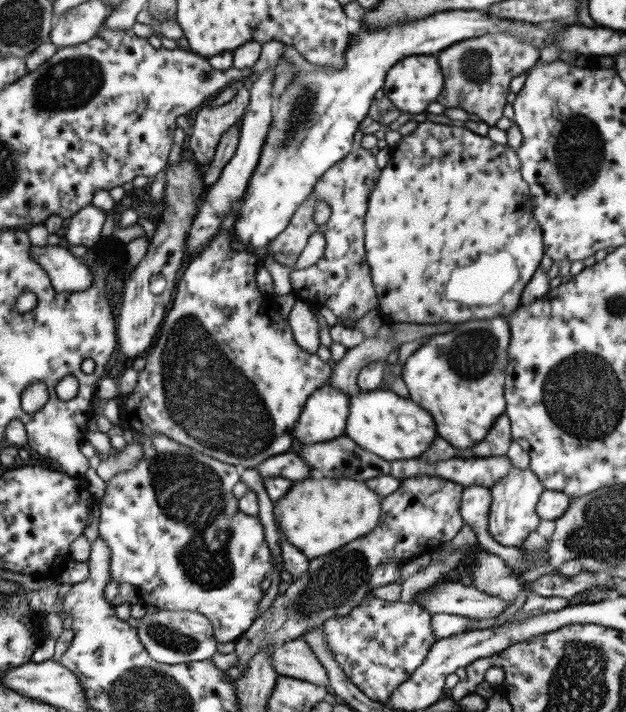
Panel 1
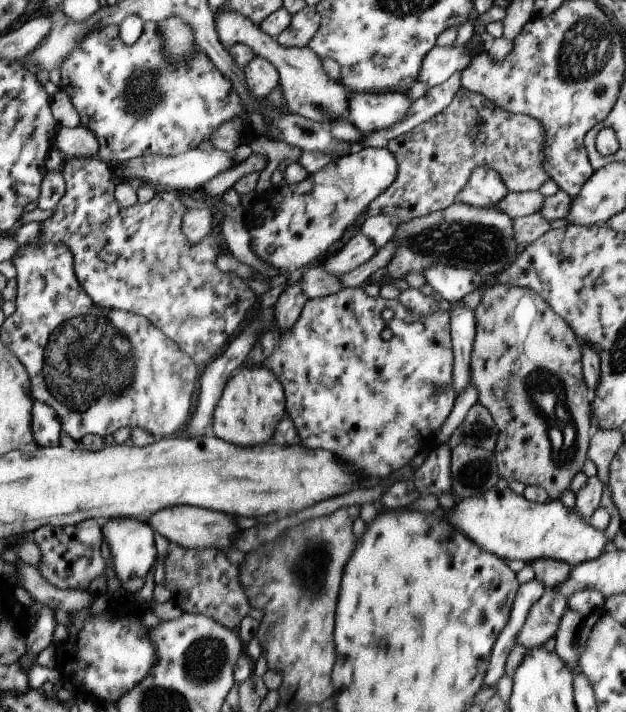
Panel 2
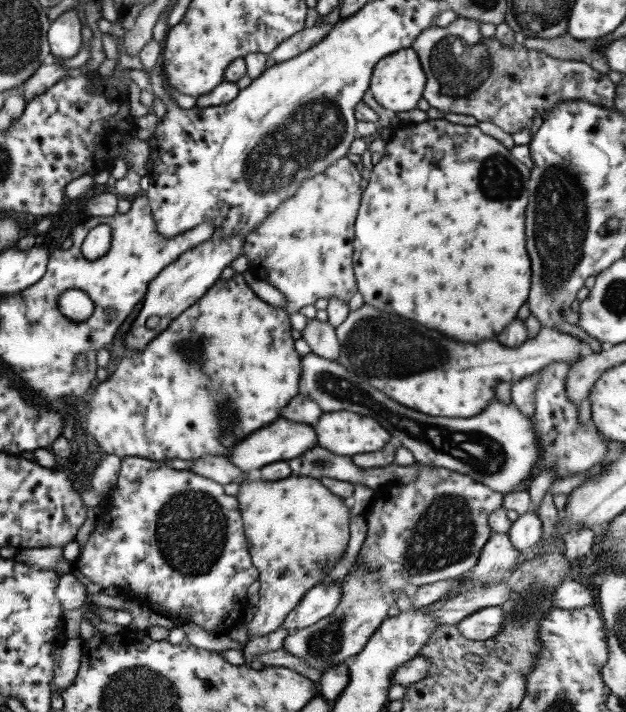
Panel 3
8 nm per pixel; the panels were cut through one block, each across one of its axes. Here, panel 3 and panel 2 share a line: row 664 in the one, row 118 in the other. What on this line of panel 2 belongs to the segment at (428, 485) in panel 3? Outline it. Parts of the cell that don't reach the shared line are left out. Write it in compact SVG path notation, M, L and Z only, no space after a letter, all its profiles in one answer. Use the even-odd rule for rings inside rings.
M215 10L215 32L219 44L229 52L233 44L245 44L253 50L255 56L267 60L279 74L279 88L285 110L295 116L303 116L307 120L331 126L333 120L347 120L347 106L349 106L349 92L339 84L333 82L321 68L321 60L305 46L305 48L283 48L273 38L261 32L261 26L255 26L247 18L237 12L221 12Z

